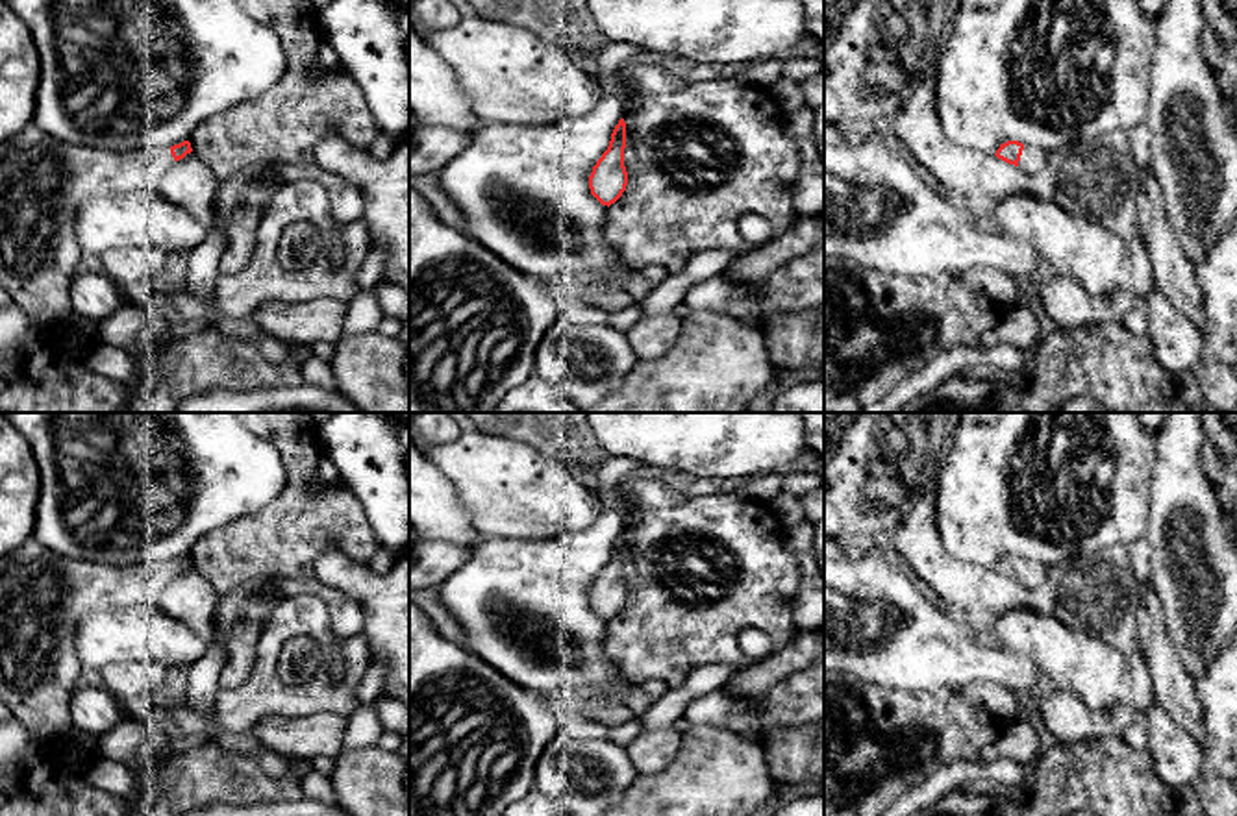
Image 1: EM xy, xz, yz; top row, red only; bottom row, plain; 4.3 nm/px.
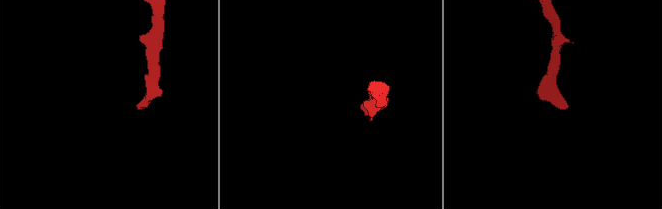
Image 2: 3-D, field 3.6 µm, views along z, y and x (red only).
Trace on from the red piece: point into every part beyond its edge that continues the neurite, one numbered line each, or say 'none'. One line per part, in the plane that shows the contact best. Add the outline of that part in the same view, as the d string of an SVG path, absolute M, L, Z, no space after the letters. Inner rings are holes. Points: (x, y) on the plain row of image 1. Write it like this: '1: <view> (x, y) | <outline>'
1: yz (1034, 574) | M1026 561L1022 564L1018 583L1030 590L1039 590L1048 581L1048 566L1039 561Z

